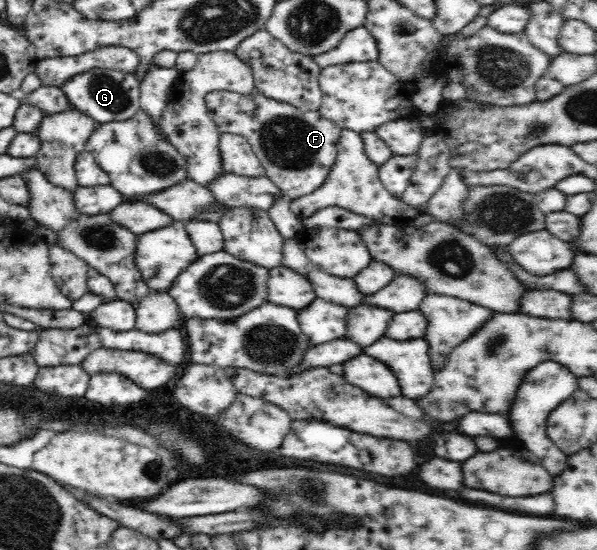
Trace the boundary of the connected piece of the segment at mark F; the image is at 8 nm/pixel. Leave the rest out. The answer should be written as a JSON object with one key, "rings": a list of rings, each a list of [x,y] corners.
{"rings":[[[228,90],[210,92],[206,94],[206,105],[209,108],[210,118],[216,123],[218,131],[244,136],[261,161],[266,170],[266,177],[278,185],[280,191],[291,201],[311,194],[326,180],[330,170],[336,162],[338,146],[341,138],[341,129],[328,120],[319,111],[296,108],[292,104],[283,103],[255,92],[244,96]]]}

